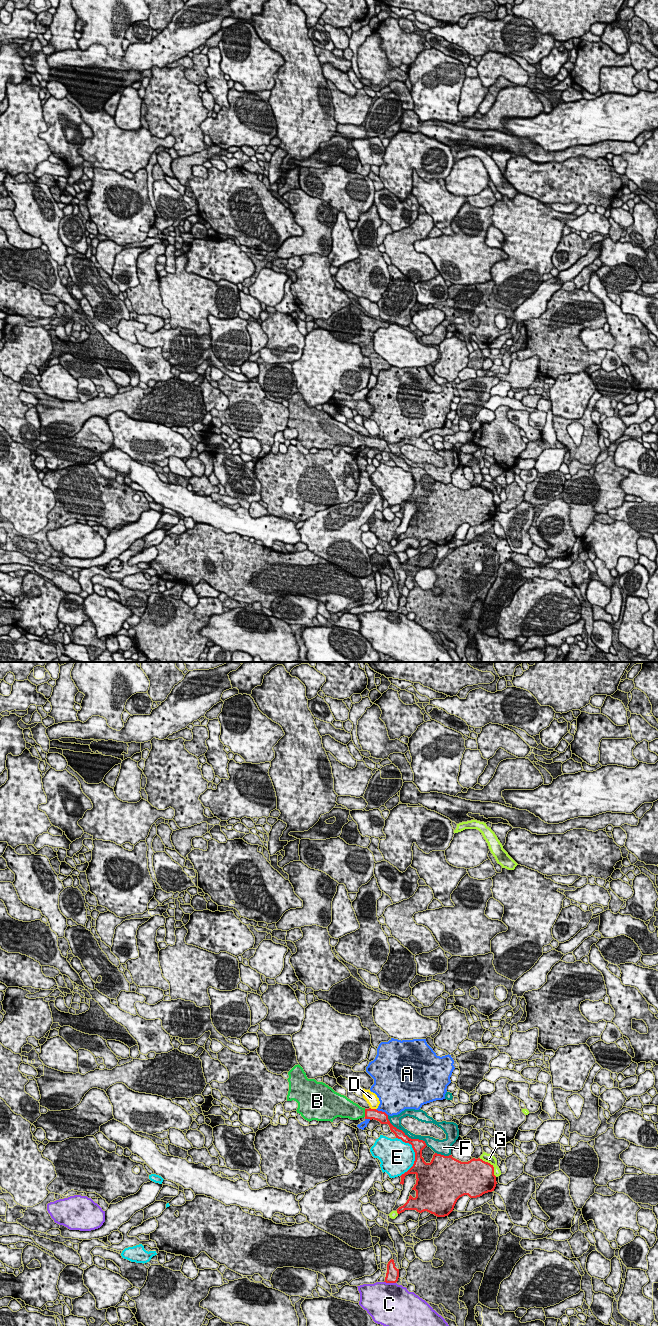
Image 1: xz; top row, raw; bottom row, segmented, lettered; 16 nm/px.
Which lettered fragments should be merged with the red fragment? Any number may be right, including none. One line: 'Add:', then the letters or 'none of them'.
Add: B

